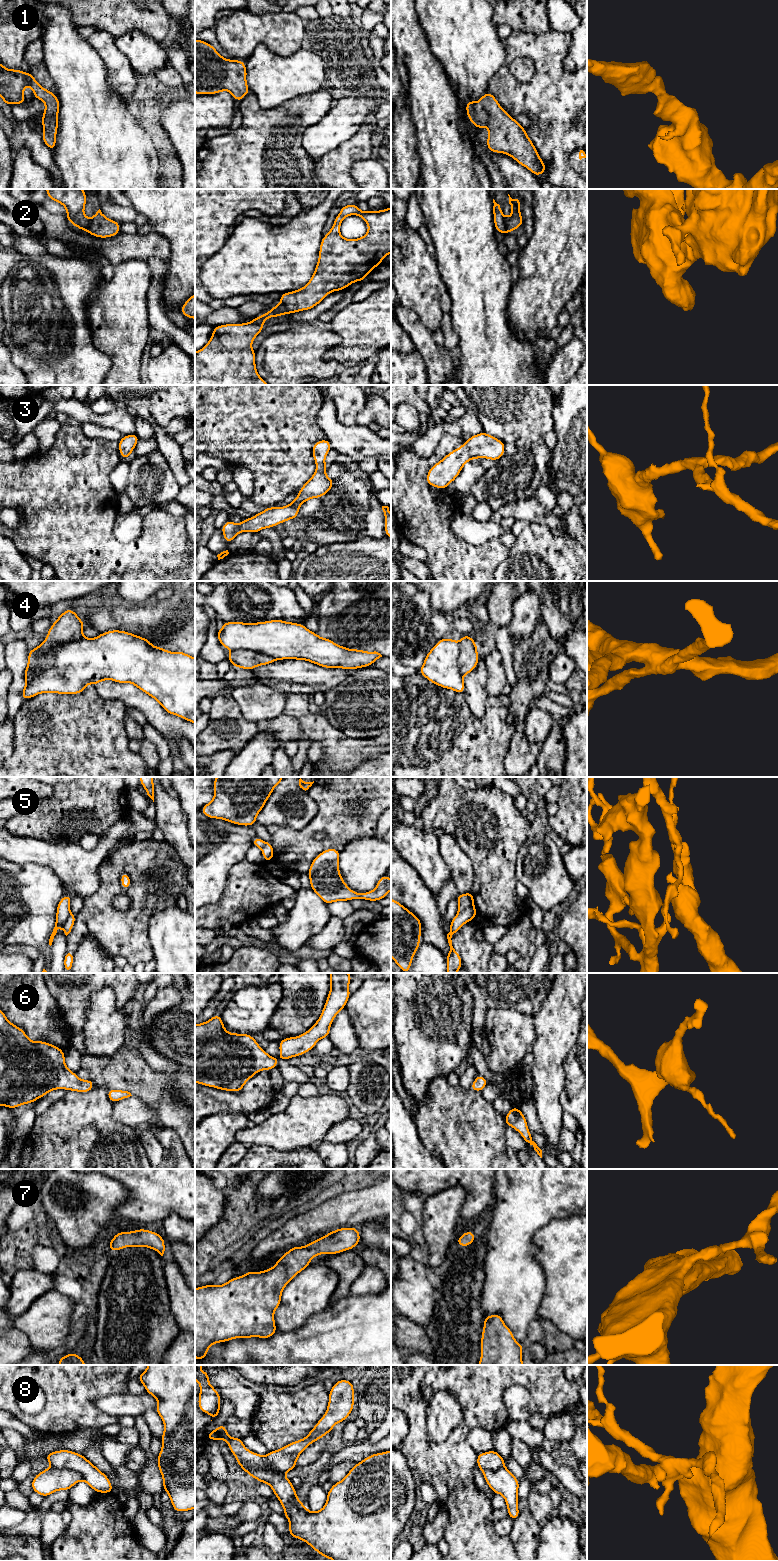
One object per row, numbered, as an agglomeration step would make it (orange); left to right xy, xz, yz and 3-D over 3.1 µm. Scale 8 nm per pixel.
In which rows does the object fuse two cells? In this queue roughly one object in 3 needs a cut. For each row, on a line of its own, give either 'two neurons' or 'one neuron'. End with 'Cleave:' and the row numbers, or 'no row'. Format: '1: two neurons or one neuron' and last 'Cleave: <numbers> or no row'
1: one neuron
2: two neurons
3: one neuron
4: two neurons
5: two neurons
6: one neuron
7: one neuron
8: two neurons
Cleave: 2, 4, 5, 8

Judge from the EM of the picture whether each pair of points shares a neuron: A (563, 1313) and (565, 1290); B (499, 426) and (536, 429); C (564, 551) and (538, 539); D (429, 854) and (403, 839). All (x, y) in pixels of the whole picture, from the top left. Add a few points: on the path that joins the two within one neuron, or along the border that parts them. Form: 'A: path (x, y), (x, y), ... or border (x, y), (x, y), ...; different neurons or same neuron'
A: path (565, 1307), (565, 1296); same neuron
B: path (508, 426), (527, 426); same neuron
C: path (558, 549), (549, 549), (544, 545); same neuron
D: path (423, 853), (409, 842); same neuron

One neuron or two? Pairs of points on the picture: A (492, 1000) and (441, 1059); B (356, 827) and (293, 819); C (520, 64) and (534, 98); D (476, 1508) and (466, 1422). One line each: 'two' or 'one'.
A: two
B: two
C: two
D: one

